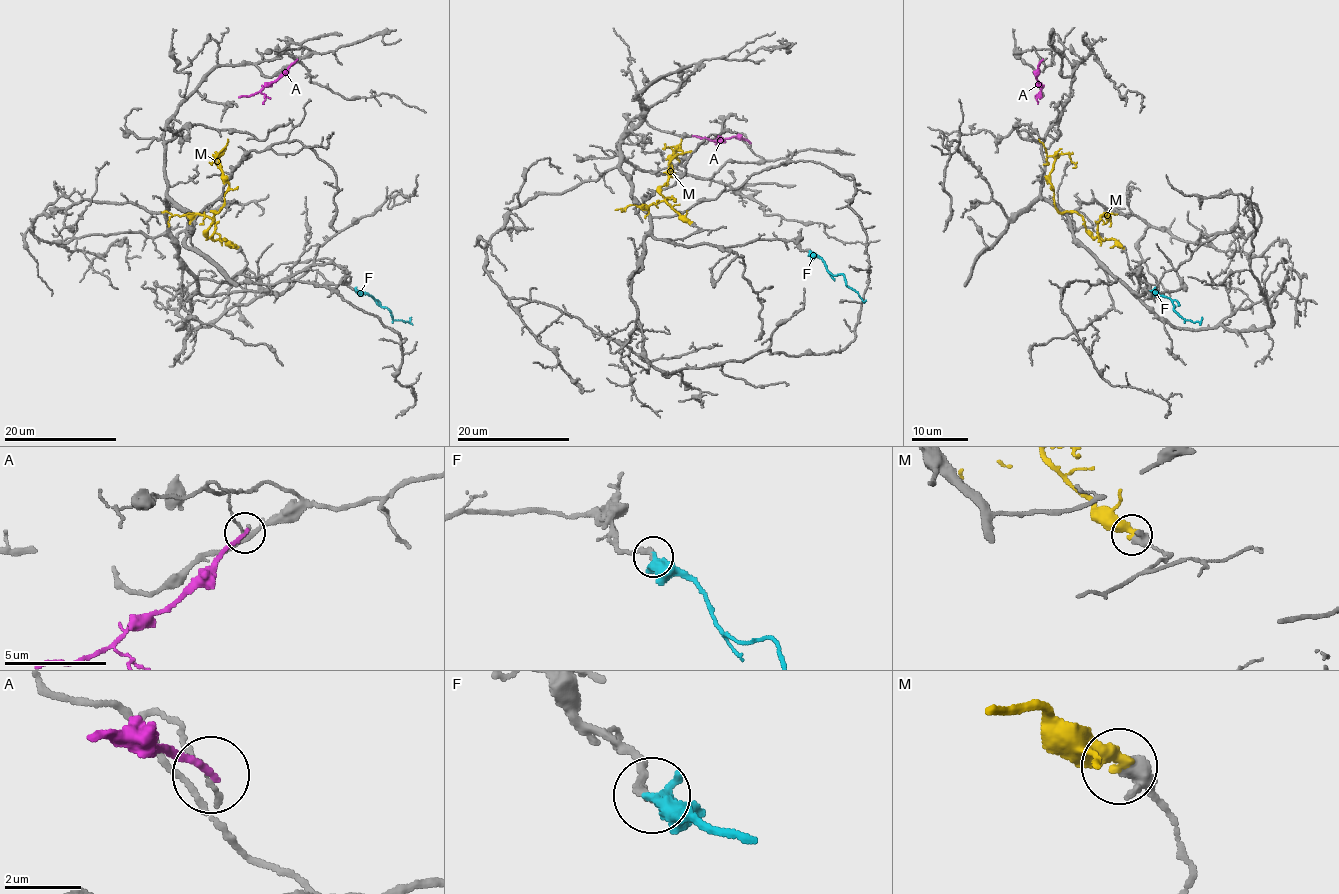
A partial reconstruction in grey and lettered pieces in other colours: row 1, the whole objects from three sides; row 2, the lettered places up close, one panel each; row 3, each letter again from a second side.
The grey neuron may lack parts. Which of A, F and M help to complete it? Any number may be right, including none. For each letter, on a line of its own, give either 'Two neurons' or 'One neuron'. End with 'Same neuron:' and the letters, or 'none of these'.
A: Two neurons
F: One neuron
M: Two neurons
Same neuron: F

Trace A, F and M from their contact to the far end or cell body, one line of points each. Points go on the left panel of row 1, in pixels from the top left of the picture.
A: (296, 60), (260, 90), (239, 97)
F: (357, 291), (365, 292), (387, 309), (394, 320), (409, 321), (411, 317)
M: (236, 247), (225, 239), (207, 236), (229, 185), (218, 153), (215, 163), (219, 167)

